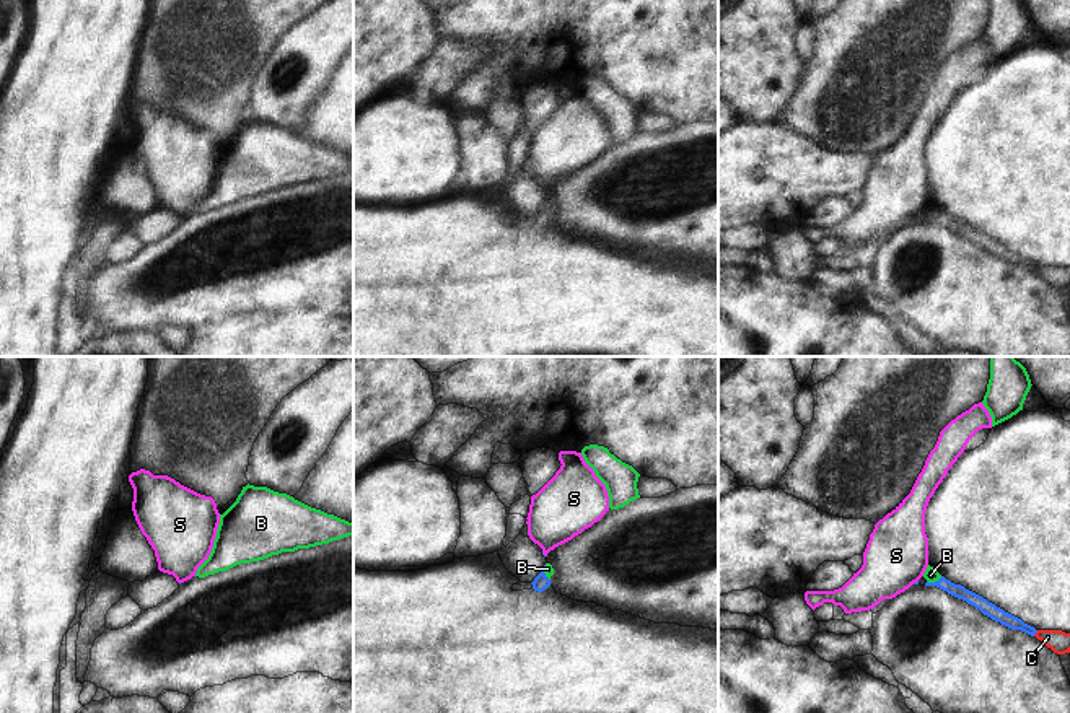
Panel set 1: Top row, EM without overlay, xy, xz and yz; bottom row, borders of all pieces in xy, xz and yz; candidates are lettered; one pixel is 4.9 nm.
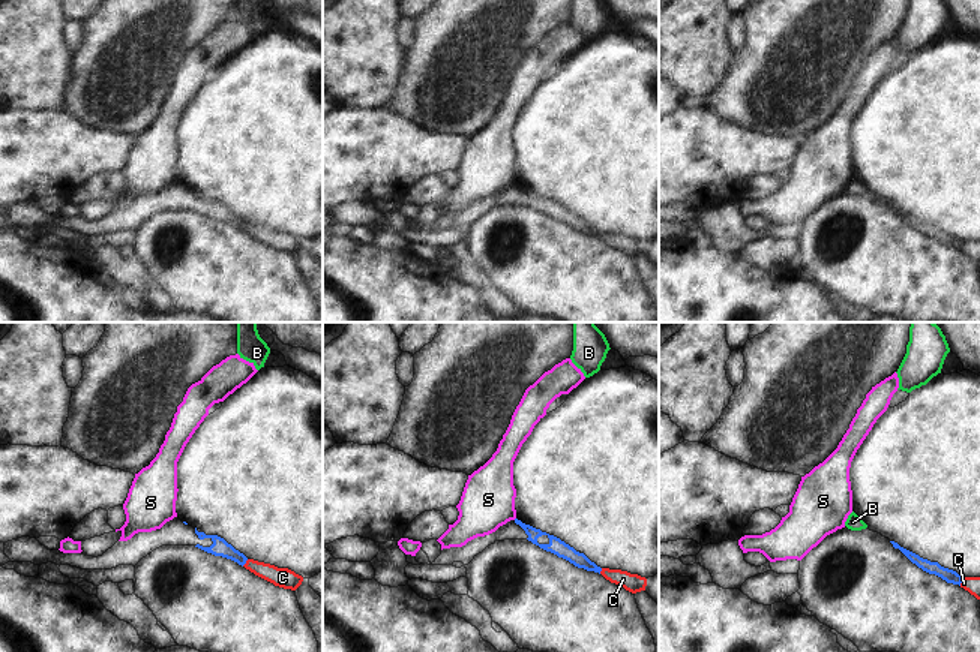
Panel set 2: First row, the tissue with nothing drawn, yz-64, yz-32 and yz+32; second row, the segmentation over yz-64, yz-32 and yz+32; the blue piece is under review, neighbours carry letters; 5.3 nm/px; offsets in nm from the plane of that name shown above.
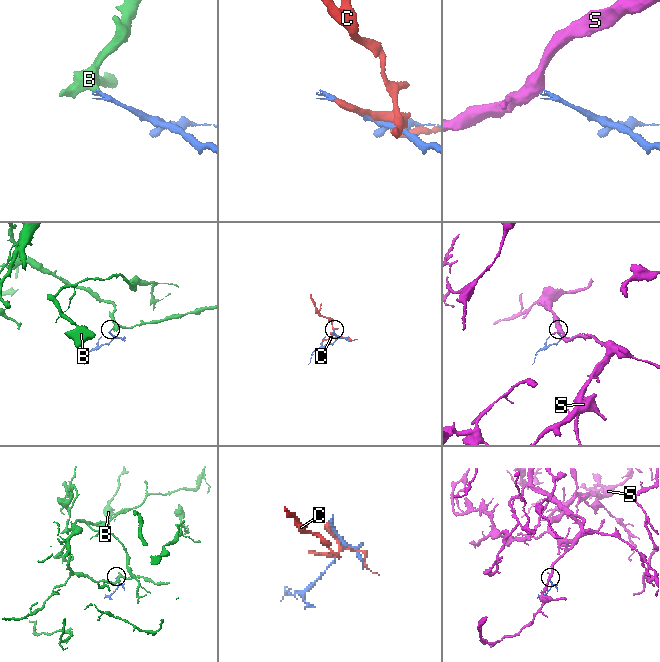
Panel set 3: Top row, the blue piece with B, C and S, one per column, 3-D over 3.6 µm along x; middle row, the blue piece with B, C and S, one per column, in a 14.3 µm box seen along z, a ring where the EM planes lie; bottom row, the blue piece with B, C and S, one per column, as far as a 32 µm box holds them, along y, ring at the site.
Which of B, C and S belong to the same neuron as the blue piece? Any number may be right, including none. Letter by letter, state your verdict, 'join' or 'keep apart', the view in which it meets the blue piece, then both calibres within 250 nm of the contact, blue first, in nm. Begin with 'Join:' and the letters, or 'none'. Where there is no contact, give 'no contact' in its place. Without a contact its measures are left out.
Join: none
B: keep apart; meets blue in yz; 70 nm thick on the blue side, 70 nm on the other
C: keep apart; meets blue in yz; 70 nm thick on the blue side, 110 nm on the other
S: keep apart; meets blue in yz; 20 nm thick on the blue side, 320 nm on the other

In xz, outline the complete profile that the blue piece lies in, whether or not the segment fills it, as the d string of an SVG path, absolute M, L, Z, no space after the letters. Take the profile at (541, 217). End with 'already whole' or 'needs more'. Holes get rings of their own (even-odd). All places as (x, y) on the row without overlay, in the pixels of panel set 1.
M524 160L513 177L498 186L498 190L508 208L521 218L531 218L534 226L542 228L550 221L550 215L544 208L547 192L542 189L542 184L529 174L528 160Z; needs more

